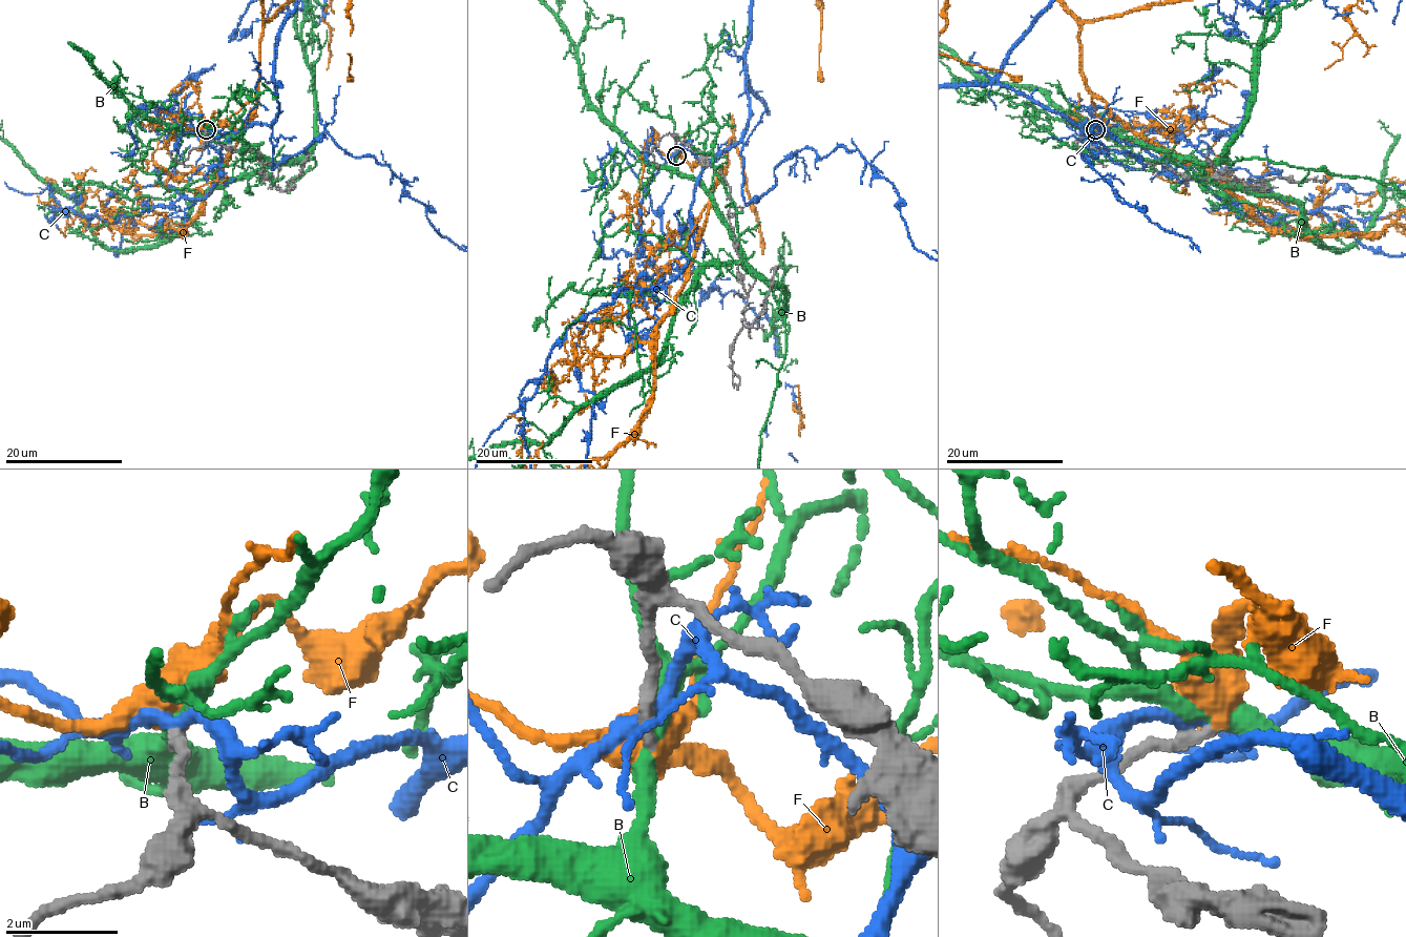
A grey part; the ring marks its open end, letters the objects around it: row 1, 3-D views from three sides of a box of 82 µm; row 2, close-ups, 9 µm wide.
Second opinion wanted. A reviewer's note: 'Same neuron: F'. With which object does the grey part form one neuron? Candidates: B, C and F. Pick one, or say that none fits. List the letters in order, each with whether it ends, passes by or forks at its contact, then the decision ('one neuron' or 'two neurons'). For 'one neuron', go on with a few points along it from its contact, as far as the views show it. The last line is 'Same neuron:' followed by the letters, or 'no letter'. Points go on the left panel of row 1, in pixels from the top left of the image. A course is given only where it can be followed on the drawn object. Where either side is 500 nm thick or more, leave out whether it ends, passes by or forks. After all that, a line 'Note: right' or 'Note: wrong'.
B: it passes by; two neurons
C: it passes by; two neurons
F: it passes by; one neuron
Same neuron: F
Note: right

